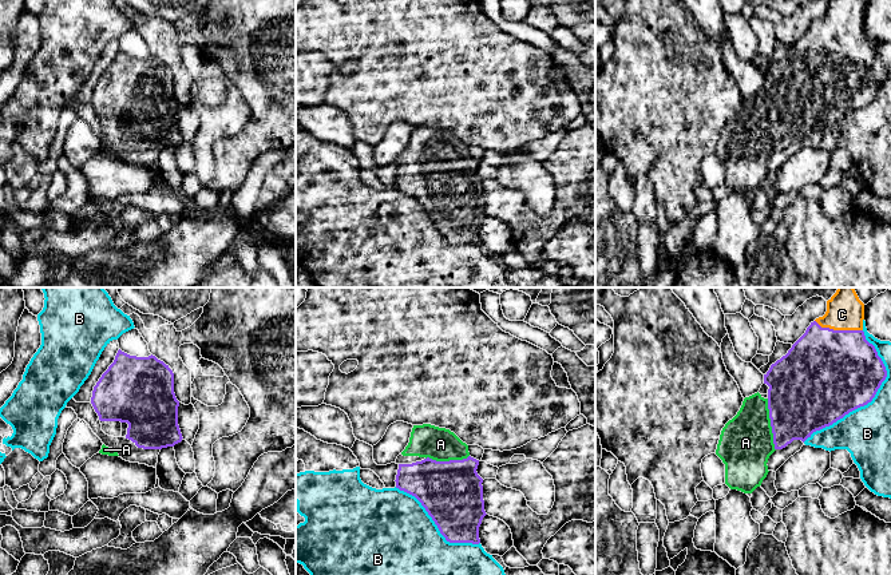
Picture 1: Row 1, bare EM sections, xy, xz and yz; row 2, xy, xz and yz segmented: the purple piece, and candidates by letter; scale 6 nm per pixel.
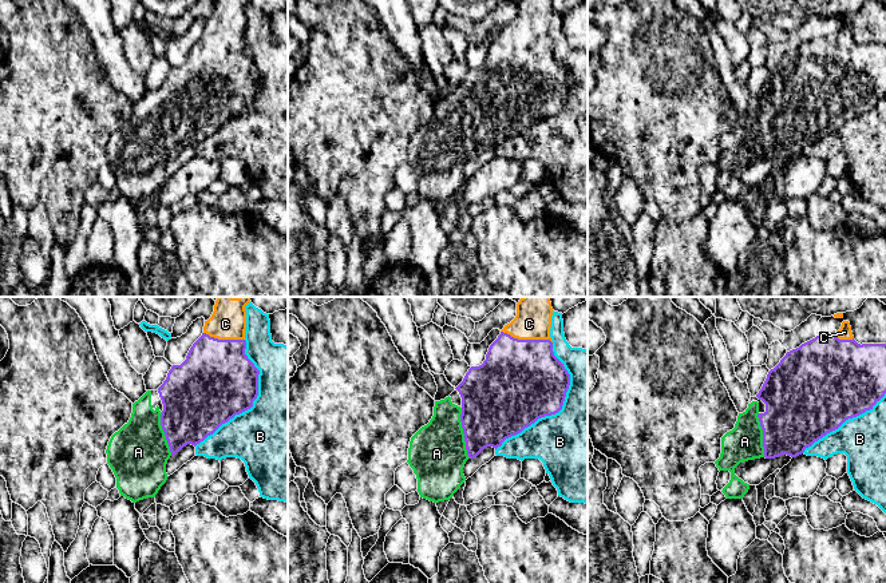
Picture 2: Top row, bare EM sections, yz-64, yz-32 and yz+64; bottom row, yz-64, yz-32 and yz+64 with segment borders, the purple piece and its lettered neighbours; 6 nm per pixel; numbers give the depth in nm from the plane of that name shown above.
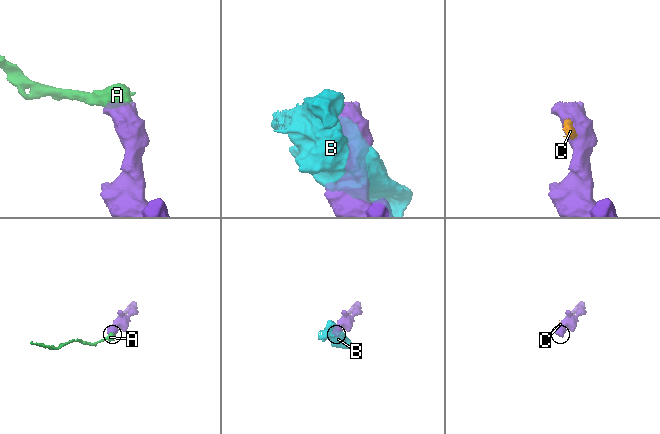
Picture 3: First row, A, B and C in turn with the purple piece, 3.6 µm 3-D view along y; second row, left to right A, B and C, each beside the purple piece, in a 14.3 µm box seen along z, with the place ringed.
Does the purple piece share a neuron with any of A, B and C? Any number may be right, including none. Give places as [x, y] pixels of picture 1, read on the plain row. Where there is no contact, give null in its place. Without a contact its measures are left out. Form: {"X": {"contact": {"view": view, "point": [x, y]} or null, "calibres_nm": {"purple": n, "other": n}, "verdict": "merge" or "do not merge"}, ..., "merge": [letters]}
{"A": {"contact": {"view": "yz", "point": [771, 125]}, "calibres_nm": {"purple": 440, "other": 320}, "verdict": "merge"}, "B": {"contact": {"view": "yz", "point": [871, 100]}, "calibres_nm": {"purple": 480, "other": 300}, "verdict": "do not merge"}, "C": {"contact": {"view": "yz", "point": [839, 31]}, "calibres_nm": {"purple": 500, "other": 190}, "verdict": "merge"}, "merge": ["A", "C"]}

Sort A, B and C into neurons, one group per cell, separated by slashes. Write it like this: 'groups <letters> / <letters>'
groups A C / B

